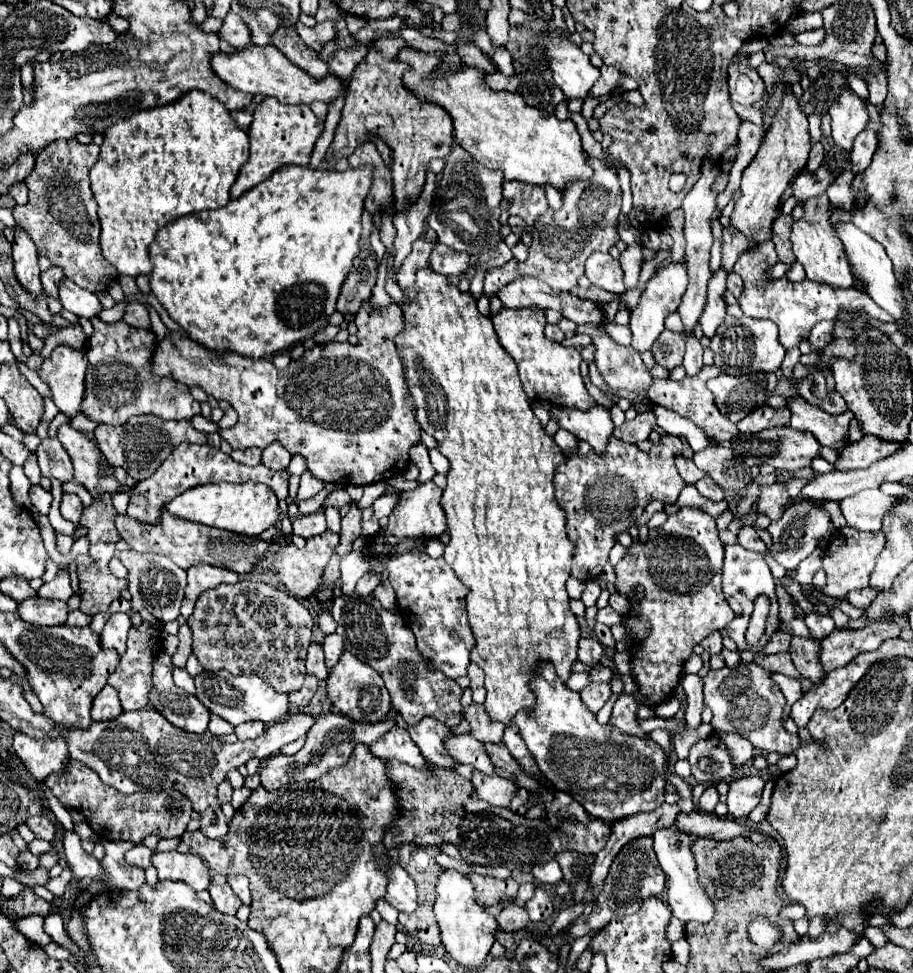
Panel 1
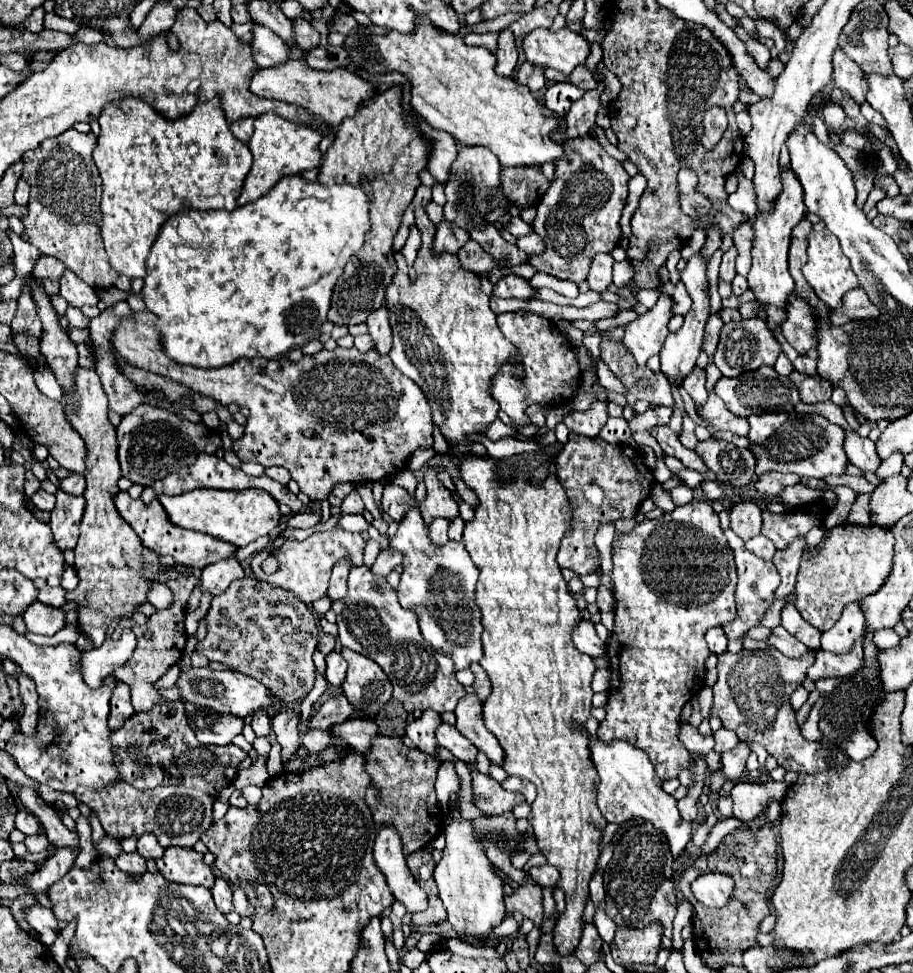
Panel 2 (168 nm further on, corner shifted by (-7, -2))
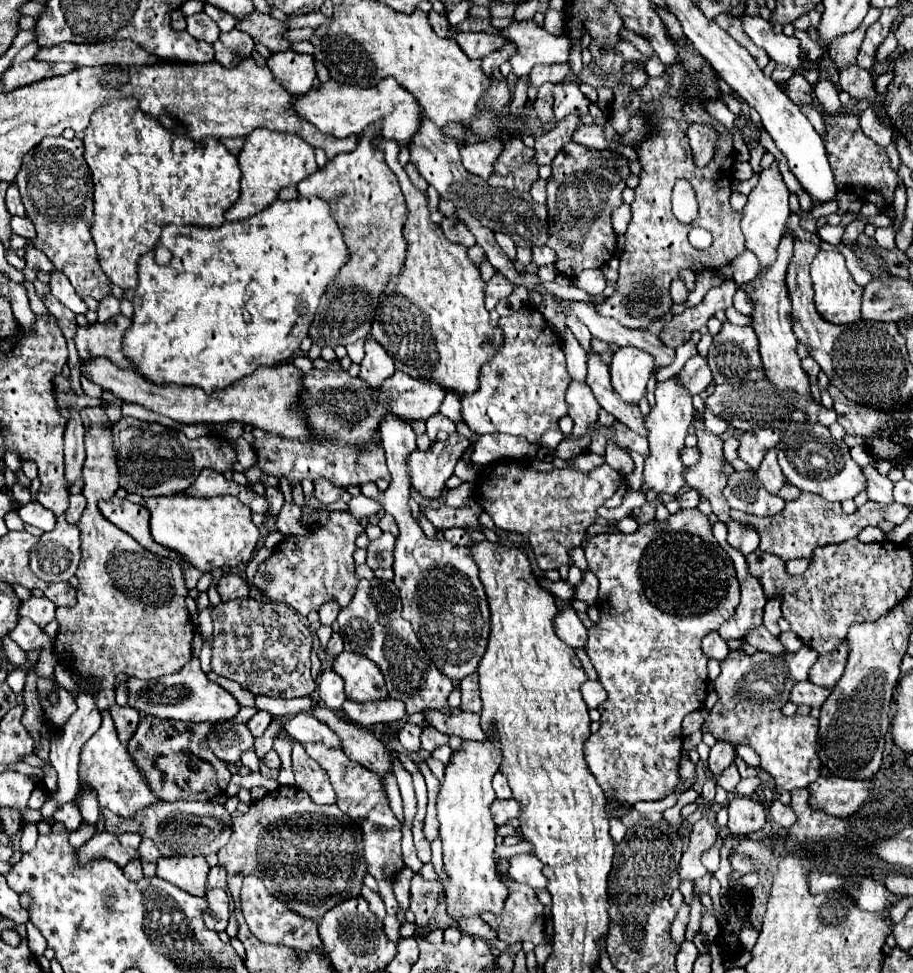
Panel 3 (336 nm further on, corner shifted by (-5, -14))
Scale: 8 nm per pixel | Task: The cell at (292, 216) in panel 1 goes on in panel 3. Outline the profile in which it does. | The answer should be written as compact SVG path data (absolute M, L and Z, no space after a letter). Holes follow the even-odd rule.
M309 197L309 199L293 199L293 201L279 201L275 199L265 211L253 215L253 219L241 219L241 221L225 221L217 229L201 229L201 227L165 227L163 235L159 239L163 247L167 247L173 253L173 261L165 267L159 267L153 261L153 251L145 253L139 259L137 265L137 275L139 275L139 285L135 287L135 297L133 297L133 319L131 327L123 335L123 353L131 361L133 369L145 377L151 383L157 385L185 385L185 387L199 387L207 395L213 395L215 391L221 391L235 381L239 381L245 375L251 375L257 367L273 367L279 365L281 361L291 359L291 355L297 355L301 341L307 337L309 323L313 321L315 309L319 305L319 299L323 297L325 289L329 283L335 279L337 271L345 263L347 257L347 247L345 241L341 239L341 229L337 223L333 223L333 217L329 215L329 203L319 197Z

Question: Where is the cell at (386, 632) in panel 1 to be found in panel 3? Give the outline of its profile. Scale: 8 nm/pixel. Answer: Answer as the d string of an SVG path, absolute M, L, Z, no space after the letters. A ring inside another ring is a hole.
M361 579L353 601L345 609L341 609L337 621L345 641L345 649L361 653L381 667L387 681L389 697L401 699L407 705L409 715L421 713L425 709L435 709L445 715L451 713L447 697L453 691L453 683L449 677L437 671L433 661L425 655L417 635L413 633L411 623L401 617L401 599L393 581Z

